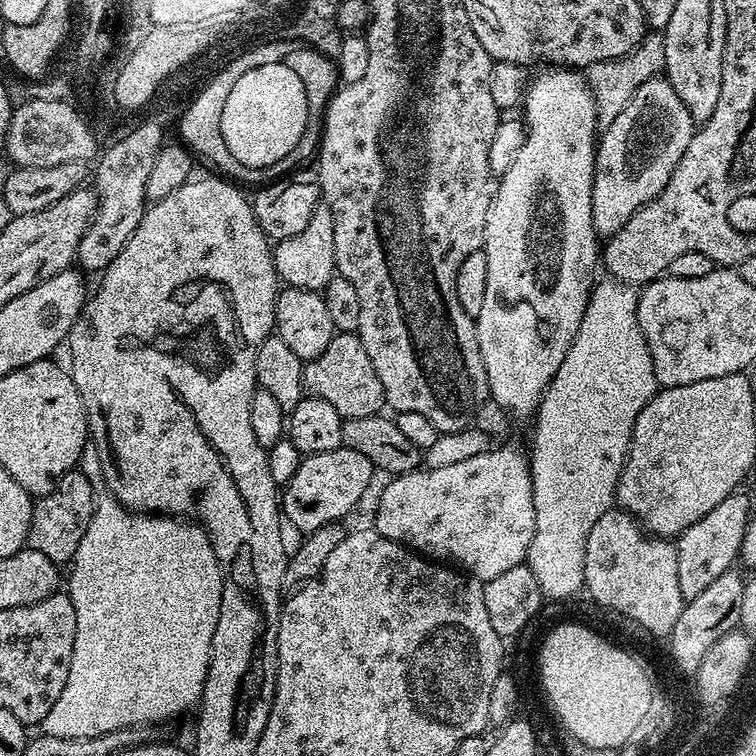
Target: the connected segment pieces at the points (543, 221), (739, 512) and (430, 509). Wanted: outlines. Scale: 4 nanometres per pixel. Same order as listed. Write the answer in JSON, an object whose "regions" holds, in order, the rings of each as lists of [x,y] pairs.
{"regions":[[[[563,66],[551,70],[540,70],[536,77],[531,77],[526,91],[523,93],[523,123],[526,135],[518,154],[514,154],[514,162],[499,177],[496,193],[490,202],[490,214],[486,214],[486,230],[484,231],[484,247],[486,254],[486,298],[482,298],[482,314],[475,316],[478,346],[482,354],[482,362],[486,366],[488,394],[491,403],[503,408],[505,413],[516,416],[531,417],[540,406],[544,391],[550,386],[554,374],[558,374],[558,366],[562,366],[562,358],[570,350],[574,338],[578,334],[578,326],[582,326],[582,314],[586,314],[588,294],[594,287],[592,267],[598,264],[598,237],[592,225],[592,183],[594,182],[594,166],[596,165],[596,145],[598,143],[598,127],[596,120],[595,99],[588,87],[588,81],[579,71],[569,70]]],[[[743,491],[730,493],[706,518],[698,518],[694,526],[690,526],[675,537],[678,554],[678,590],[682,590],[685,602],[698,598],[714,578],[722,578],[739,561],[742,538],[746,534],[748,520],[754,514],[752,504],[743,496]]],[[[508,444],[502,445],[501,448],[492,446],[488,451],[477,454],[475,458],[457,462],[455,466],[425,467],[423,470],[392,476],[389,481],[380,492],[374,521],[376,531],[386,538],[403,544],[425,558],[436,557],[448,562],[453,556],[457,560],[455,563],[467,575],[481,582],[498,578],[498,574],[506,574],[506,570],[514,570],[514,566],[527,561],[536,527],[532,470],[529,457],[525,453],[523,456],[518,449],[511,448]]]]}

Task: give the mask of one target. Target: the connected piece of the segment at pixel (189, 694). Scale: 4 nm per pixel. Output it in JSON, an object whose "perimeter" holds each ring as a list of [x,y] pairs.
{"perimeter":[[[104,495],[97,499],[90,526],[86,526],[86,534],[82,534],[76,559],[71,561],[72,573],[69,576],[67,573],[66,576],[66,594],[74,602],[78,618],[74,634],[74,654],[70,662],[70,674],[66,674],[66,686],[62,686],[62,694],[58,694],[58,702],[54,702],[54,707],[50,709],[50,714],[46,714],[45,720],[48,724],[72,724],[72,732],[98,732],[102,735],[119,728],[160,724],[163,720],[172,720],[175,716],[182,715],[191,704],[193,707],[199,701],[204,692],[212,639],[218,626],[218,614],[224,593],[224,574],[208,533],[199,523],[163,514],[137,514],[131,507],[125,506],[119,499],[116,500]]]}

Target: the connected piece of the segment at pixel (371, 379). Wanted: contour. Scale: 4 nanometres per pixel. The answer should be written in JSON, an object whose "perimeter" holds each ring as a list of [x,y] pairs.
{"perimeter":[[[337,332],[318,358],[305,363],[304,391],[307,395],[322,398],[322,402],[330,402],[345,420],[375,416],[385,407],[382,381],[370,363],[366,346],[362,346],[359,335],[354,332]]]}

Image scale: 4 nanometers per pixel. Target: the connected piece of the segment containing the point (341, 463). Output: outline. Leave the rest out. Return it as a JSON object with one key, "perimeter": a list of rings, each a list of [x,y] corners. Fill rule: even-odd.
{"perimeter":[[[343,446],[326,450],[322,454],[304,456],[294,478],[282,488],[282,516],[300,531],[307,534],[327,524],[343,521],[344,515],[364,496],[372,484],[374,469],[366,454]]]}

